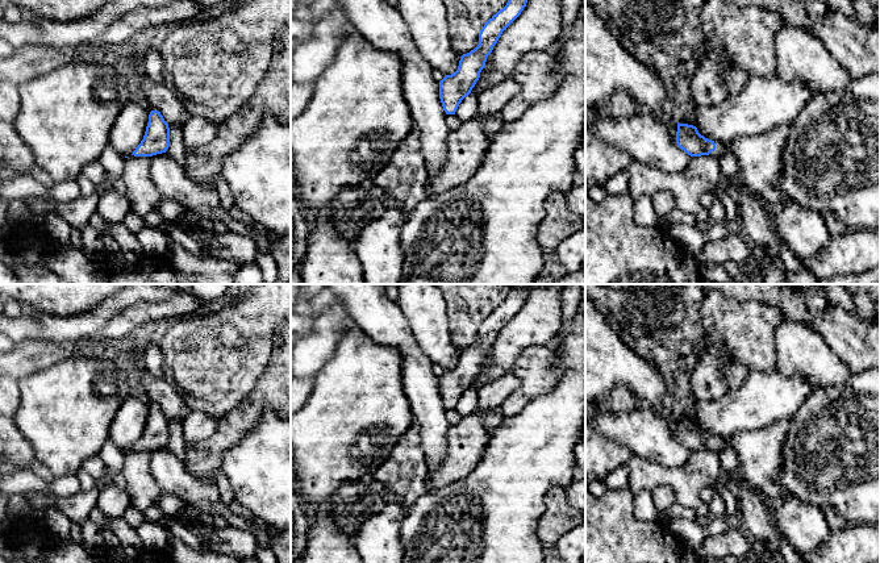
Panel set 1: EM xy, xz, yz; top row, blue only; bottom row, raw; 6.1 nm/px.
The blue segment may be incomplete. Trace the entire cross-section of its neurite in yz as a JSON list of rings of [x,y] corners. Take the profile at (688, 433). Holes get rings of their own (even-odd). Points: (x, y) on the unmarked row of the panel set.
[[[677,417],[676,438],[691,451],[710,450],[720,454],[726,446],[725,439],[701,430],[696,421]]]

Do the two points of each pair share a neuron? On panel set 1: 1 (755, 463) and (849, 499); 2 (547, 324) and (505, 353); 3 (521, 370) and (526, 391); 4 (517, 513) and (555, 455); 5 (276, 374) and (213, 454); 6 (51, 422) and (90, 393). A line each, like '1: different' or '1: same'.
1: different
2: same
3: same
4: same
5: same
6: same

